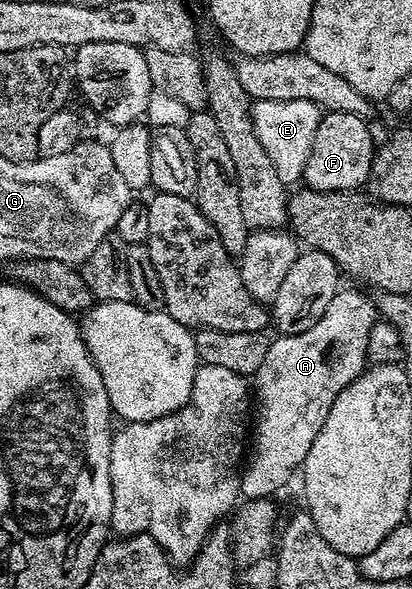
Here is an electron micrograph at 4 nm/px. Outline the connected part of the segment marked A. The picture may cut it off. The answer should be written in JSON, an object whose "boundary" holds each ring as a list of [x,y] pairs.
{"boundary":[[[340,290],[333,302],[329,302],[329,310],[325,310],[322,318],[313,322],[309,330],[288,336],[279,334],[271,340],[269,350],[265,350],[265,359],[253,377],[253,427],[249,432],[249,451],[239,478],[240,493],[247,500],[274,497],[274,492],[285,487],[291,475],[302,469],[309,446],[313,446],[313,438],[317,438],[337,394],[368,367],[367,344],[376,321],[375,301],[370,295]]]}

